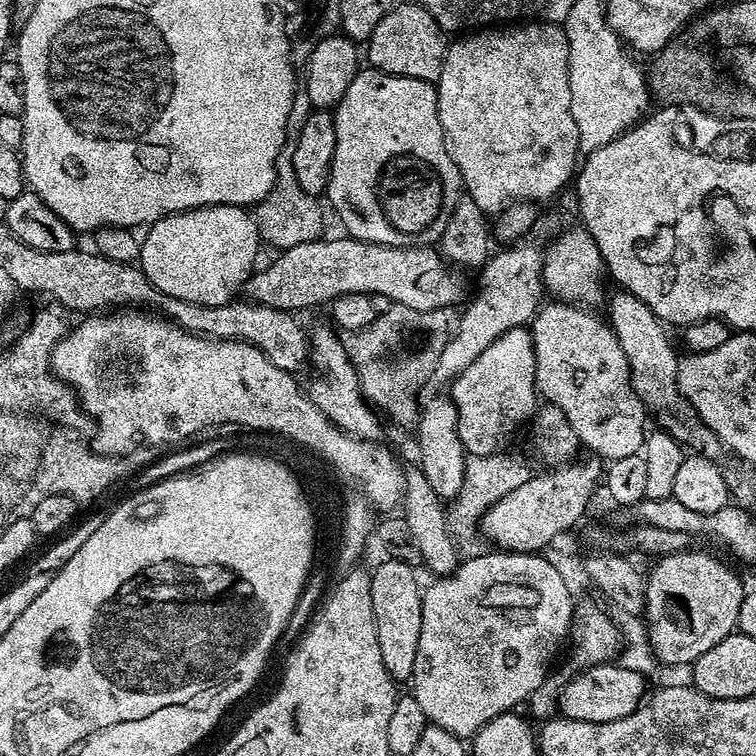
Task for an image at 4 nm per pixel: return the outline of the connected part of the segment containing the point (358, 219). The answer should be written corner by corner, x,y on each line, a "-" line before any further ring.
365,67
356,73
354,82
342,94
342,102
334,109
336,118
336,145
334,146
334,162
330,170
330,182
326,200
332,203
338,219
344,223
344,228
353,240
365,240
371,244
382,246
394,246
395,248
419,248
421,246
432,246
440,239
440,235
446,230
446,222
450,222
450,216
454,212
455,204
462,195
462,181
460,171
452,155
448,152
448,141
444,138
442,122
438,114
438,98
436,97
436,85
431,80
419,80
418,78
406,78
379,72
377,68

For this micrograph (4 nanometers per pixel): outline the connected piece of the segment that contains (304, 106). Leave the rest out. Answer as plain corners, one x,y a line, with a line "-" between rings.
303,86
297,87
294,94
294,106
290,106
290,118
286,118
286,138
282,150
276,159
276,184
265,200
254,208
254,219
260,231
261,241
265,245
273,244
276,250
290,246
305,244
311,240
321,239
324,232
324,212
320,209
321,201
315,196
306,194
302,186
298,186
298,178
294,178
294,146
298,142
298,134
302,134
302,126
306,126
306,118
313,111
310,94
306,94

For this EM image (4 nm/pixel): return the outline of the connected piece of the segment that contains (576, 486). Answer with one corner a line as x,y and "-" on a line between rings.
588,458
592,460
577,459
575,462
561,464
553,470
544,470
541,474
533,475
532,480
523,483
516,490
511,490
505,494
500,501
494,502
480,519
479,531
482,536
489,540
489,545
495,546
500,550
509,552
530,552
533,554
539,553
541,550
547,549
549,546
557,543
563,532
568,532
580,519
584,516
584,511
588,508
588,503
592,500
592,495
595,494
596,488
602,484
602,464
599,459

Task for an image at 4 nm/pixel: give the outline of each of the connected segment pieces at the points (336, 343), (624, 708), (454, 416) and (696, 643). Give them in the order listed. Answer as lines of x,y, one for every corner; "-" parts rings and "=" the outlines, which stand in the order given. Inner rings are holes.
331,327
328,328
316,328
310,332
310,364
320,371
320,384
310,388
312,401
326,418
330,418
330,422
334,422
344,432
363,440
379,441
384,432
383,426
380,425
381,413
364,399
358,374
343,349
344,340
=
620,662
607,664
593,664
575,673
569,684
565,683
558,693
558,712
565,720
577,720
578,722
614,722
618,718
626,718
626,714
634,714
634,710
645,699
646,679
634,670
626,669
=
512,242
501,247
504,249
489,256
488,263
479,269
480,289
477,292
475,289
470,303
463,309
465,312
460,316
456,333
445,339
442,358
438,358
438,366
434,366
430,378
420,389
420,420
414,429
420,443
418,466
426,474
426,482
434,486
445,502
451,501
462,489
466,457
458,438
458,410
450,395
450,385
457,374
466,370
466,366
470,366
470,362
490,346
490,342
502,338
502,334
510,330
525,327
541,307
540,296
545,295
541,245
524,243
528,242
=
689,546
683,552
669,552
661,555
660,560
646,576
644,589
644,610
648,626
649,642
653,654
661,665
672,663
693,664
710,646
718,646
722,638
733,635
738,628
738,610
742,610
746,585
740,576
728,564
723,564
716,556
708,552
699,552
695,546

